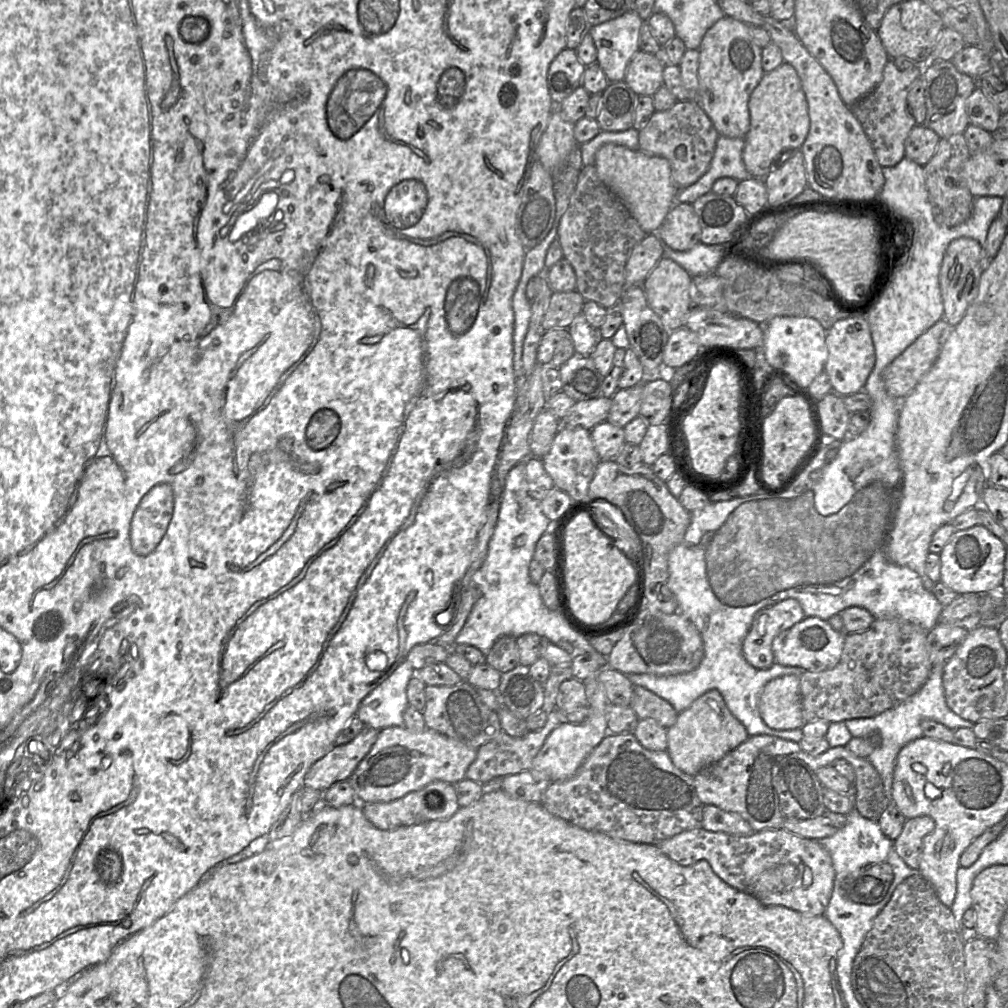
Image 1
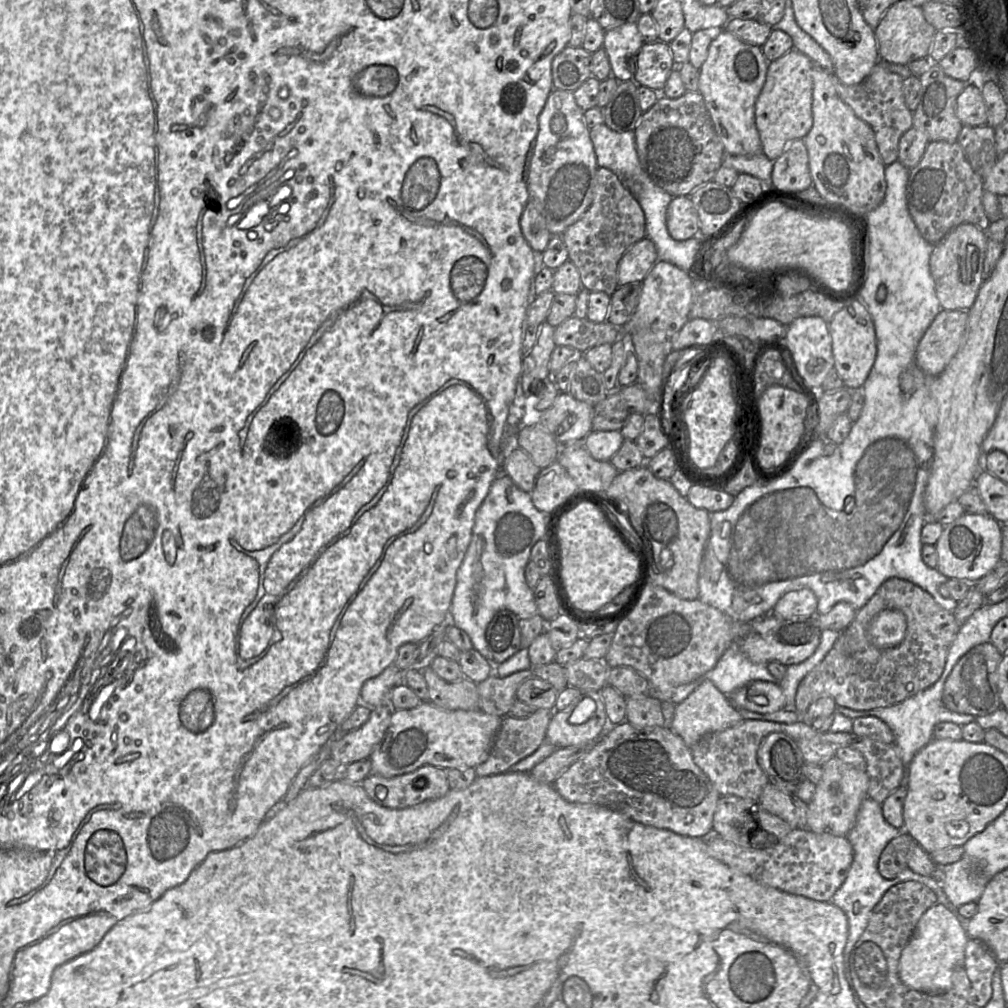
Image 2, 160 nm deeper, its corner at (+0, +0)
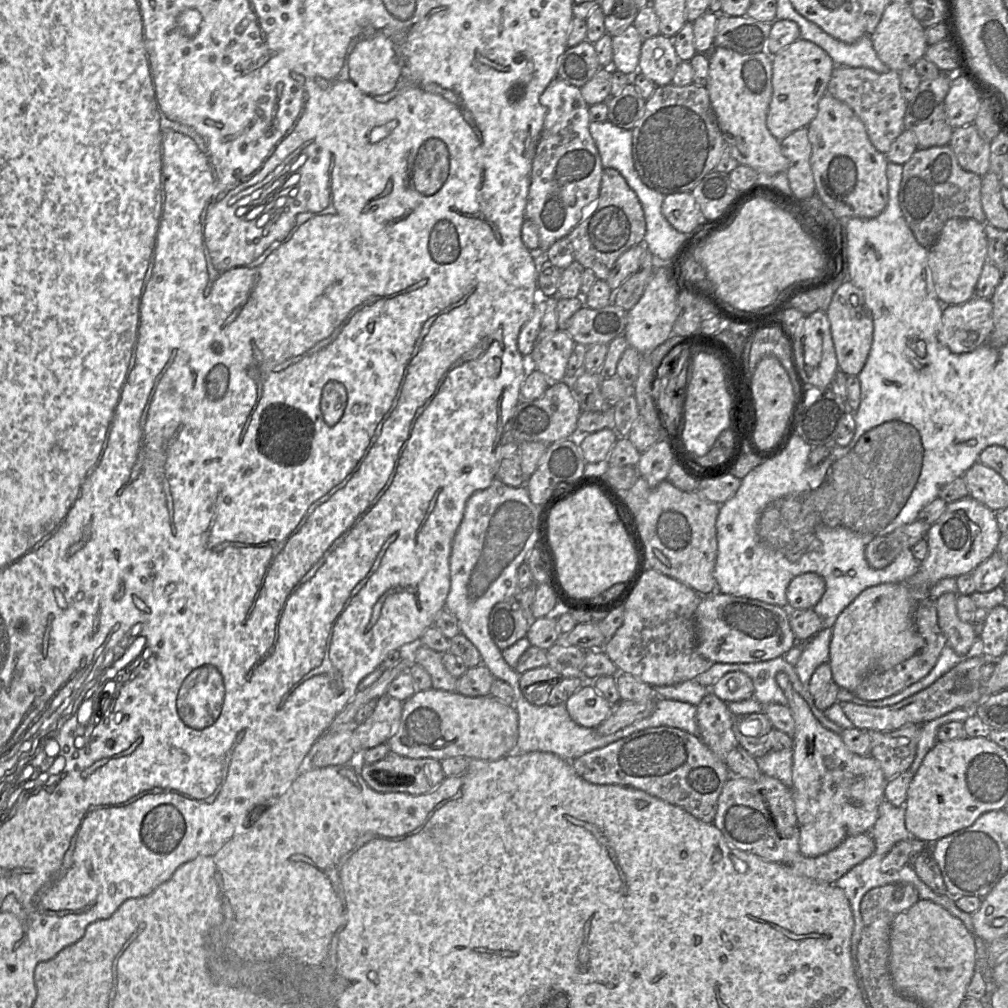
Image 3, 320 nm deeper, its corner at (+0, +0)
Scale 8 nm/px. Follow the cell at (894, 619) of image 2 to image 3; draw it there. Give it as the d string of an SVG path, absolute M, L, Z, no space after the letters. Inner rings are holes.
M970 495L947 503L945 512L928 529L928 554L917 573L900 583L868 587L843 610L832 627L829 656L833 681L840 689L853 693L868 674L888 670L923 648L924 640L914 626L917 602L929 597L930 588L939 580L972 572L996 551L1001 532L995 514Z

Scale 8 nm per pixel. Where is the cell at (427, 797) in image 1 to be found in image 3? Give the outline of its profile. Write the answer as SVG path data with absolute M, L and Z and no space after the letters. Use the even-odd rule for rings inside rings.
M389 753L375 763L363 764L360 774L367 785L380 793L406 793L410 795L422 795L431 792L438 787L445 775L439 760L433 758L408 758Z

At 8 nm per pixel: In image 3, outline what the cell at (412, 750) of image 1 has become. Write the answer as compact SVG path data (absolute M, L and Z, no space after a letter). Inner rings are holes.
M430 688L417 690L403 702L399 724L387 744L390 753L414 759L442 761L463 756L495 761L517 751L518 735L515 706L507 705L491 695L469 697L458 692Z

